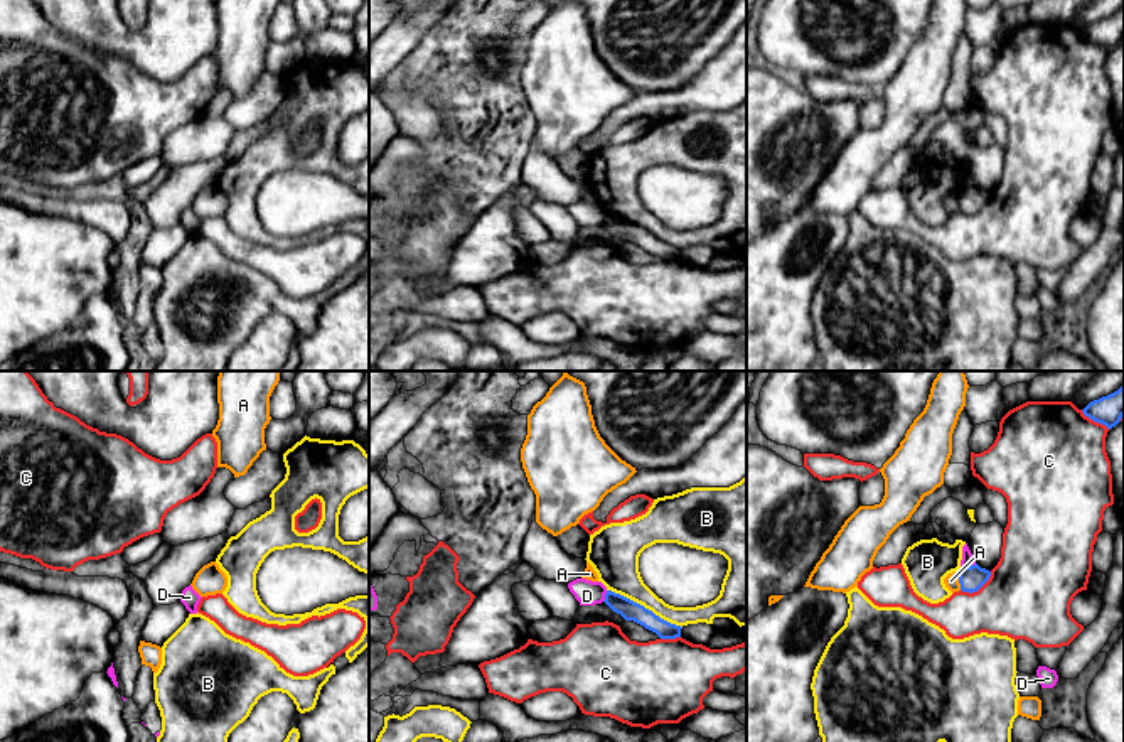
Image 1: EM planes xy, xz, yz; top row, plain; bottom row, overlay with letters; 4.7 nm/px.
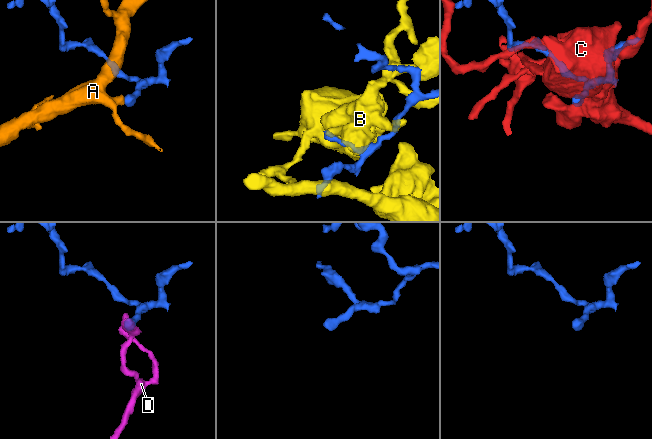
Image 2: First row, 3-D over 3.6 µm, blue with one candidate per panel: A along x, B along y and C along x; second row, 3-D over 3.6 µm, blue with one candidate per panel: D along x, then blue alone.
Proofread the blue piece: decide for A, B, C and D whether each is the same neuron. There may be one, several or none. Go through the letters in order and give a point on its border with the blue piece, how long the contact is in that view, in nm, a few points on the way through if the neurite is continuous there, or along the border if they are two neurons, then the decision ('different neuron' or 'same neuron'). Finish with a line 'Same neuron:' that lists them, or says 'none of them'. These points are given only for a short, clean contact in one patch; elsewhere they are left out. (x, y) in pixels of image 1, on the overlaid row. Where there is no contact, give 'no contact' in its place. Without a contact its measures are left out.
A: meets blue in yz at (959, 580); contact 100 nm long; border along yz (958, 570), (961, 589); different neuron
B: meets blue in xz at (642, 606); contact 400 nm long; different neuron
C: meets blue in yz at (978, 589); contact 180 nm long; different neuron
D: meets blue in yz at (968, 567); contact 80 nm long; border along yz (976, 564), (961, 567); different neuron
Same neuron: none of them

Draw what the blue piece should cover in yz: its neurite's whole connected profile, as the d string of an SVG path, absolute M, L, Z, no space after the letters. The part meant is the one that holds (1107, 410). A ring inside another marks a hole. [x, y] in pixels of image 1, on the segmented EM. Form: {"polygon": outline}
{"polygon": "M1124 384L1117 391L1090 401L1082 411L1111 430L1124 417Z"}

